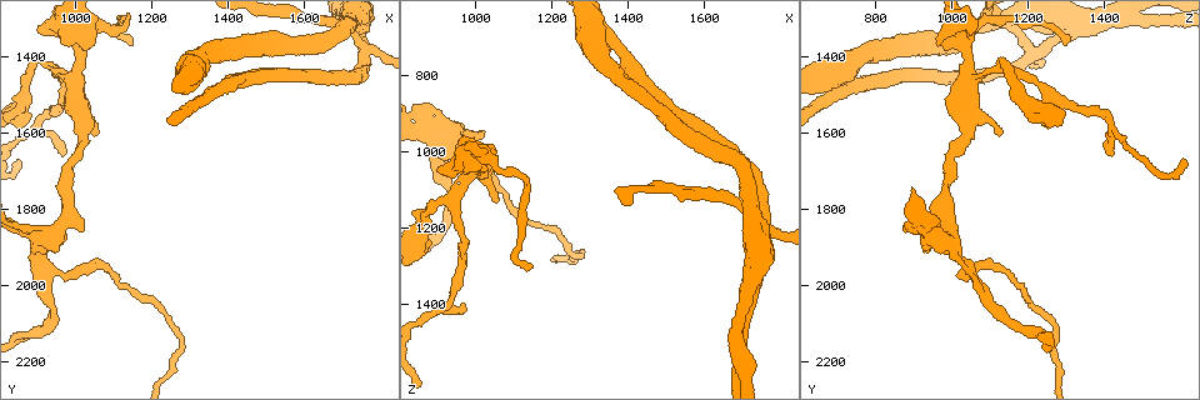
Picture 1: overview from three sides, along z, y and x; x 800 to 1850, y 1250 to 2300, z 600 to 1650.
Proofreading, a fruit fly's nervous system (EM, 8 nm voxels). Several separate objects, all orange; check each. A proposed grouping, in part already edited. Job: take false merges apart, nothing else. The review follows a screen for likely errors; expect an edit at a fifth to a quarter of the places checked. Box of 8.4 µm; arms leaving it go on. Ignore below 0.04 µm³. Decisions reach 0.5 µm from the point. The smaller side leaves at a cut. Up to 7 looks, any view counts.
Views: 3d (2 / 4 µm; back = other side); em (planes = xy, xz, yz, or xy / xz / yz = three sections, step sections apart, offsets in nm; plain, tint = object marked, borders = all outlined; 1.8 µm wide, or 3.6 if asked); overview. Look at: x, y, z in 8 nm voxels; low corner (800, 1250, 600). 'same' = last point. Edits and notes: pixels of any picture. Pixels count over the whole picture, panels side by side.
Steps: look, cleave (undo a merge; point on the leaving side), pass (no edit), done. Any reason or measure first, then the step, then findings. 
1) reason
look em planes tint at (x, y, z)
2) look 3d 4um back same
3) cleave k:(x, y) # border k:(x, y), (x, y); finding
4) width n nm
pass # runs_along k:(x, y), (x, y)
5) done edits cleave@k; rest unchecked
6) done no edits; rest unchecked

three arms meet
look em planes tint at (955, 1865, 960)

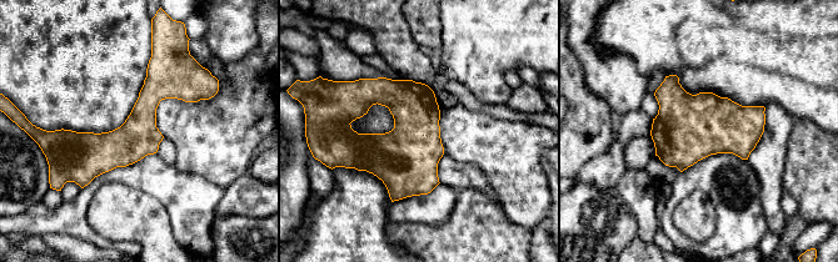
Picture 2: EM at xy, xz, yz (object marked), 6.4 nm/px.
pass # continuous, no second neuron

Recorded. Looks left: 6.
sharp bend
look em 3.6um planes tint at (1010, 1335, 1005)

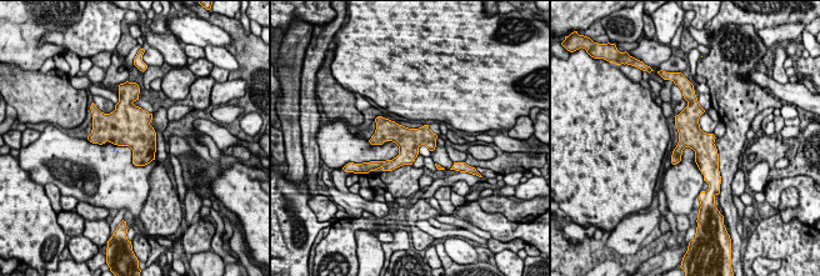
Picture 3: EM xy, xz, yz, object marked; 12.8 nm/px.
pass # runs_along 3:(691, 104), (706, 171); one neuron here

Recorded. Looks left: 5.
abrupt turn
look 3d 2um at (1765, 1385, 1220)

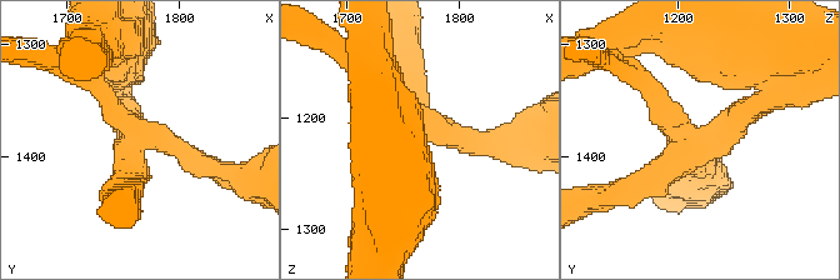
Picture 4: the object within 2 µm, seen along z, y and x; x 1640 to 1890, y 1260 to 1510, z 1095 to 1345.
shape alone is not enough
look em planes borders at (1764, 1384, 1222)

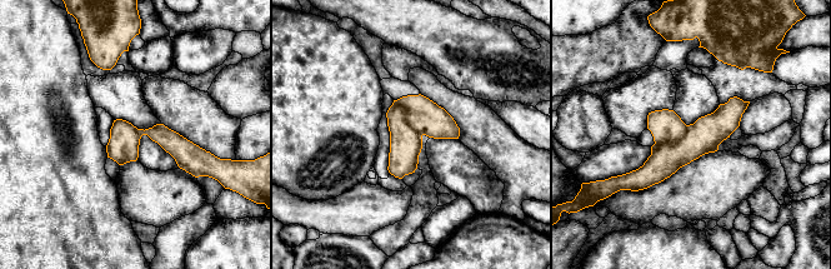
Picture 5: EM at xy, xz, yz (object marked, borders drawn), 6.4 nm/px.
cleave 5:(424, 115) # border 5:(394, 100), (421, 135); two neurons meet here

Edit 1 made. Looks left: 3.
done edits cleave@5; rest unchecked

